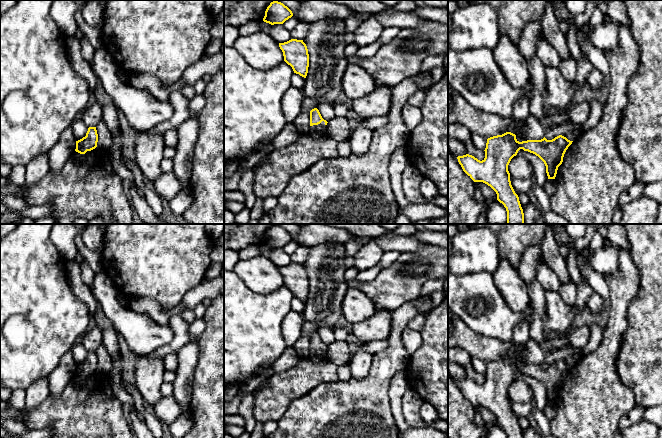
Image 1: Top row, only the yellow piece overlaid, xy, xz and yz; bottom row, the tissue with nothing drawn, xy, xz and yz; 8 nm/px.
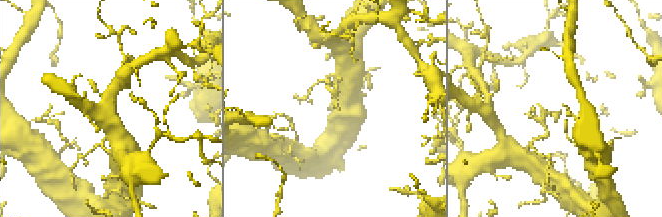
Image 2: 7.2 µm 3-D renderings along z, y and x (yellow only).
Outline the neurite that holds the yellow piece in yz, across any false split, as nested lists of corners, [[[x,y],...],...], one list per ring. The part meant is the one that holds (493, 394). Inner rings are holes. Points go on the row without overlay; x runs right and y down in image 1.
[[[506,356],[487,363],[482,385],[469,378],[458,380],[457,383],[463,395],[474,406],[483,406],[496,416],[497,424],[504,429],[507,438],[524,438],[510,405],[508,389],[511,383],[520,373],[533,377],[544,386],[548,403],[555,403],[572,366],[562,359],[552,364],[544,361],[541,364],[519,366],[515,358]]]

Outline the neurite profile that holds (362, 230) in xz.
[[[326,224],[332,227],[346,230],[359,237],[380,237],[384,236],[388,230],[378,224]]]

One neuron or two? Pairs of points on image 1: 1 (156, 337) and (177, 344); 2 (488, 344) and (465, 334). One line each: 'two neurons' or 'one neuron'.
1: two neurons
2: one neuron

